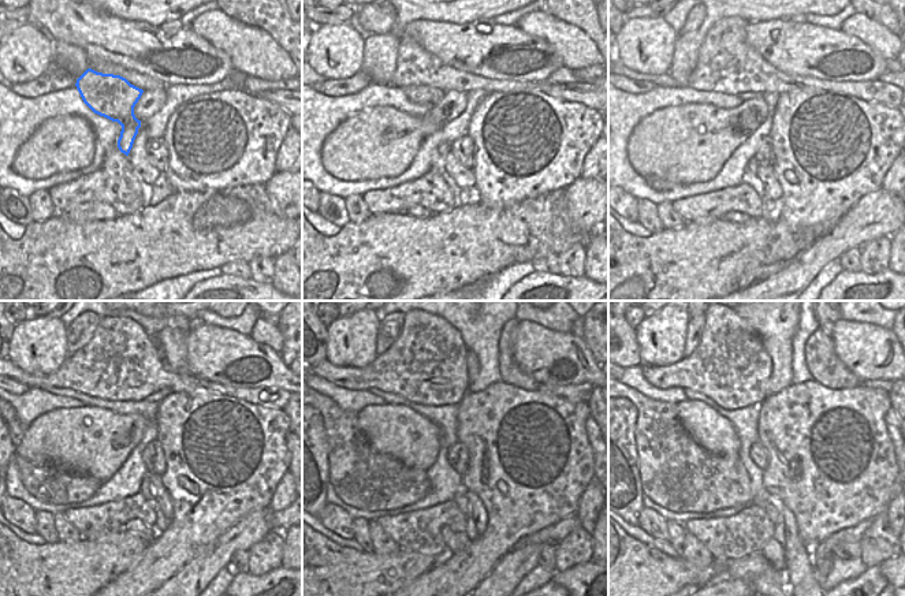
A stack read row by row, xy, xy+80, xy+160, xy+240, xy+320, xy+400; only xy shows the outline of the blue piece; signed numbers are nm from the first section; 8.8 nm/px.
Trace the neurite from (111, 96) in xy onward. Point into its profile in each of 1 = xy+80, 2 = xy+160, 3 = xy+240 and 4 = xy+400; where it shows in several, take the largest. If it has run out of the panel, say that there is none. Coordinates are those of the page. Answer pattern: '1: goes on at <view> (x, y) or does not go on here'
1: goes on at xy+80 (417, 93)
2: goes on at xy+160 (749, 175)
3: goes on at xy+240 (146, 490)
4: goes on at xy+400 (771, 507)

